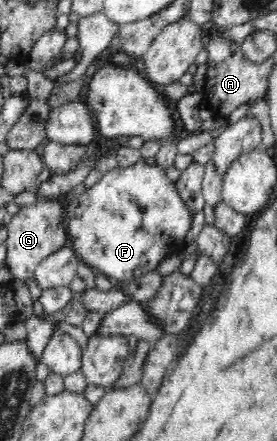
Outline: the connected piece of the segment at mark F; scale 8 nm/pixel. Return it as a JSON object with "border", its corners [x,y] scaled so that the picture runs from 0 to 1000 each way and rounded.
{"border":[[[516,358],[487,372],[390,385],[336,422],[282,444],[238,449],[245,558],[321,605],[368,617],[390,630],[430,637],[473,637],[545,617],[603,583],[657,580],[668,535],[690,522],[700,485],[682,478],[668,456],[639,435],[635,415],[596,397],[596,383],[574,374],[531,372]]]}

